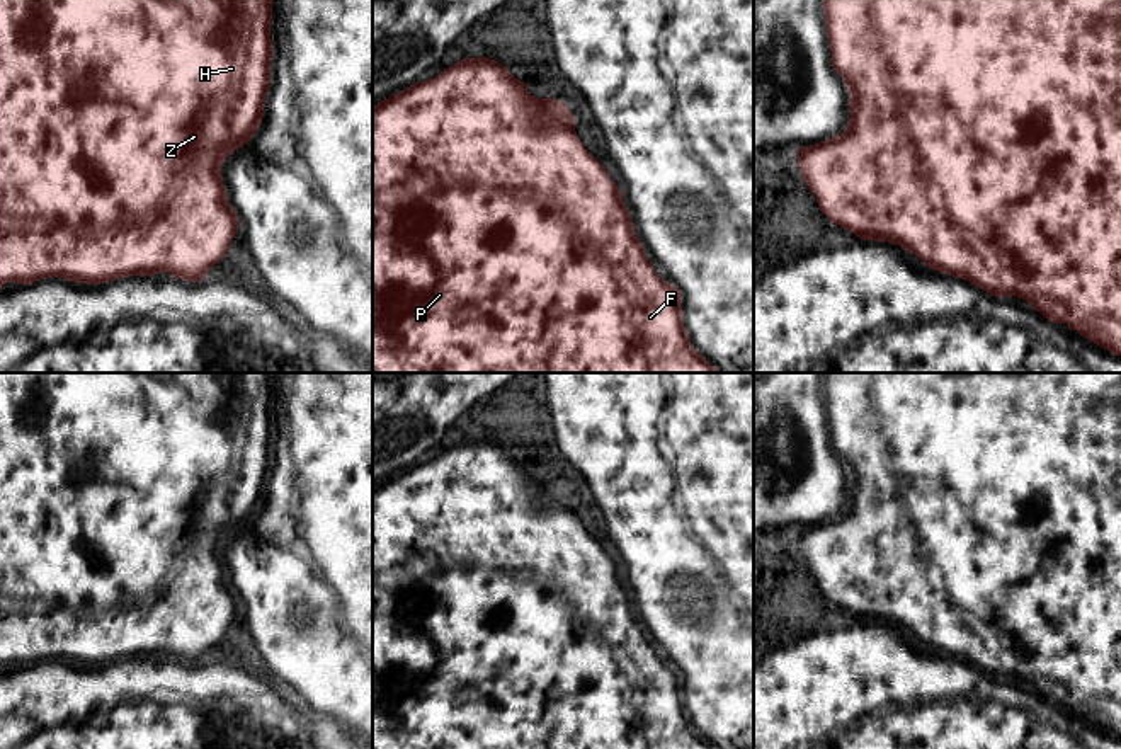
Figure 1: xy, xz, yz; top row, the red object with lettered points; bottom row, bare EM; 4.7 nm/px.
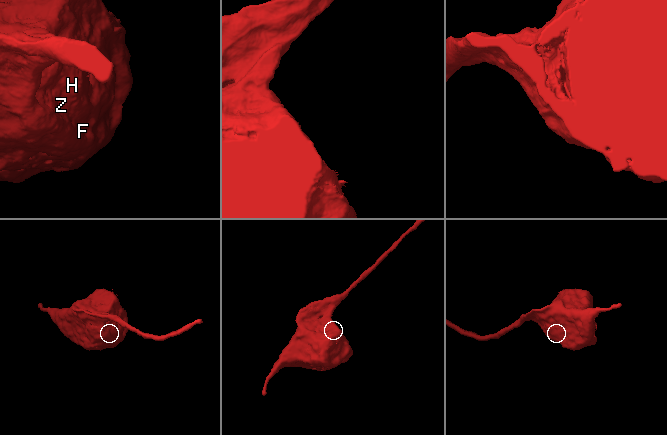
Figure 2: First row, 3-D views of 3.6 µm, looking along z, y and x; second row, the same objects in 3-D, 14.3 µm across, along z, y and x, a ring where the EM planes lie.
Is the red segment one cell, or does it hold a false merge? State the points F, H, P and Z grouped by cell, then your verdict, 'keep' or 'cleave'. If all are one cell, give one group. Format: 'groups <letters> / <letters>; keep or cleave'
groups F H P Z; keep

